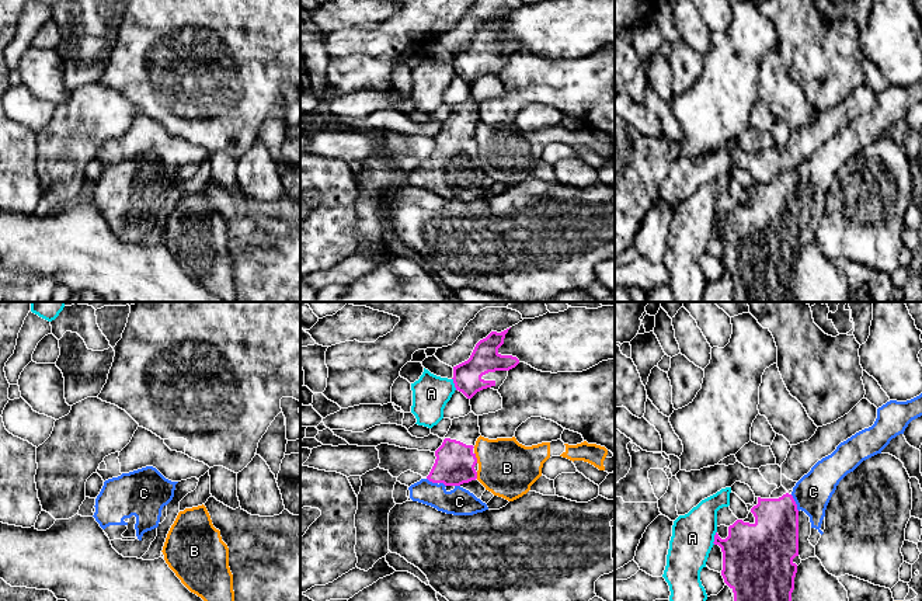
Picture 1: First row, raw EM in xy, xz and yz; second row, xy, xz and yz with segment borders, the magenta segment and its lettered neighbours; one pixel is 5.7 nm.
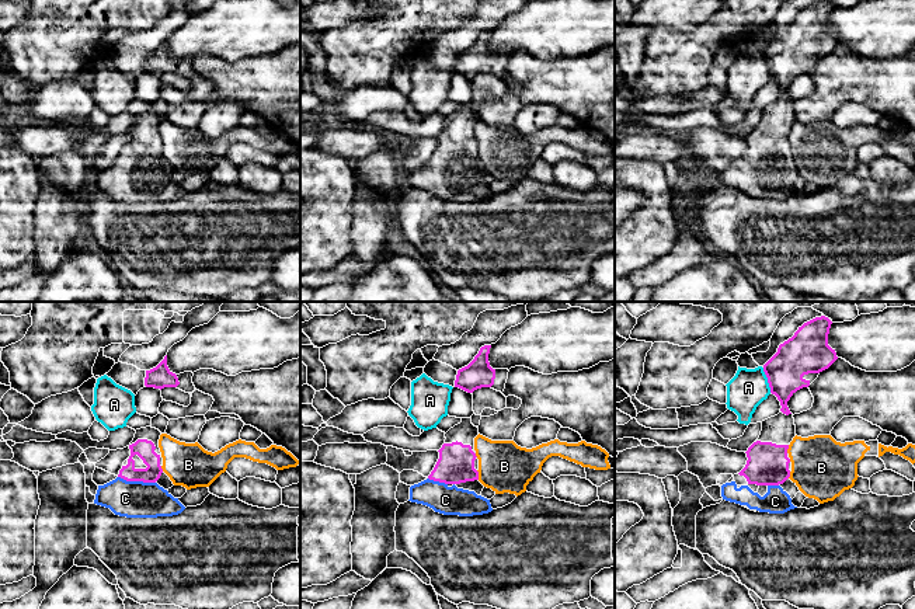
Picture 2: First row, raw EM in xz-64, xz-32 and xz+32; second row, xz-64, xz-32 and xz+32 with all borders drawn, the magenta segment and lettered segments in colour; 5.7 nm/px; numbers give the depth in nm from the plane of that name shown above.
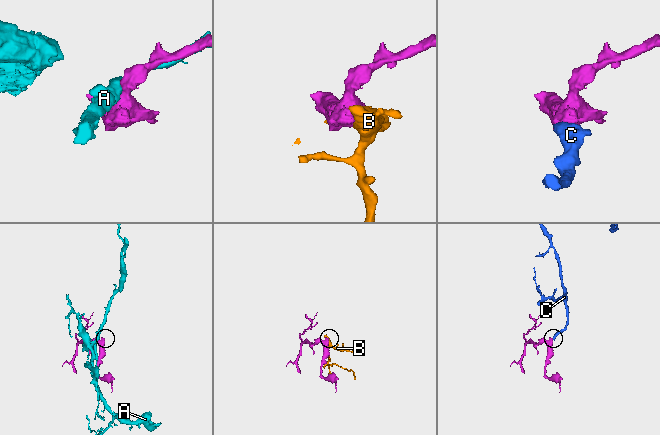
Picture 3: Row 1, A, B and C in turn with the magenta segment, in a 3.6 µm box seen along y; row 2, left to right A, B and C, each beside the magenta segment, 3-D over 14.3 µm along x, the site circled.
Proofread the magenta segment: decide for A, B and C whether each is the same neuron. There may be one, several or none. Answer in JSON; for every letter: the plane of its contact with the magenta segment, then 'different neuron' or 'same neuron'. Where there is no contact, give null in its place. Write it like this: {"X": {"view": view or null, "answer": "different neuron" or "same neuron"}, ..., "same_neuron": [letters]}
{"A": {"view": "yz", "answer": "different neuron"}, "B": {"view": "xz", "answer": "different neuron"}, "C": {"view": "yz", "answer": "same neuron"}, "same_neuron": ["C"]}

